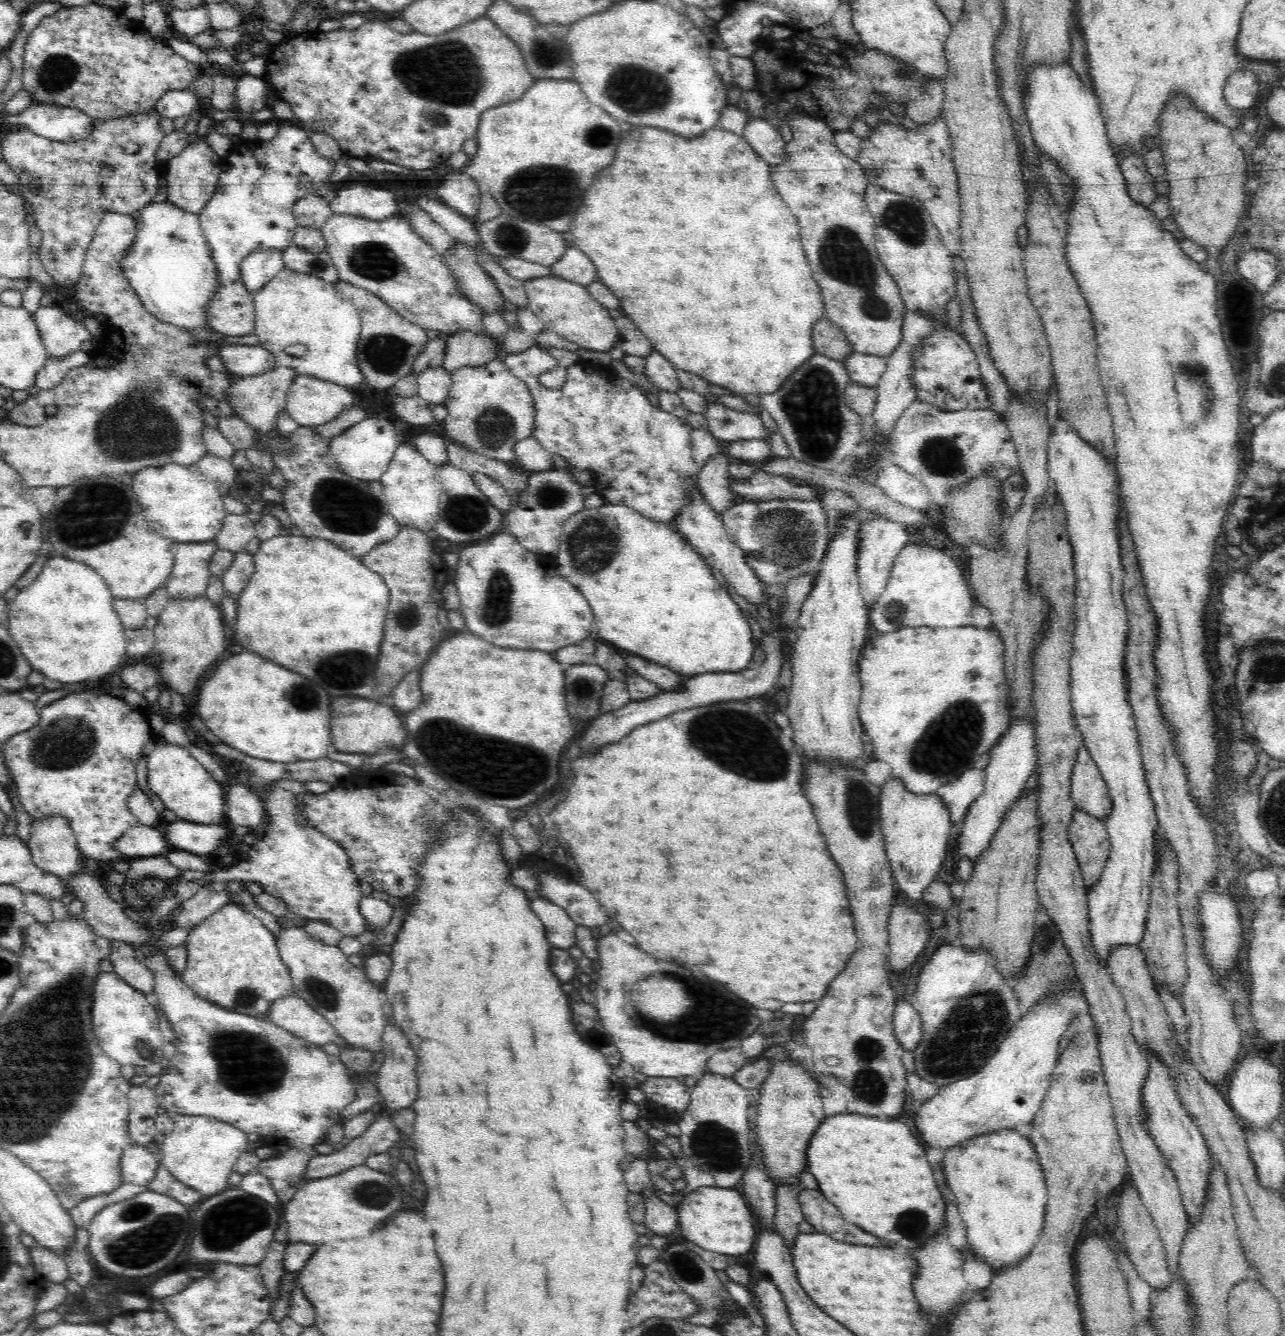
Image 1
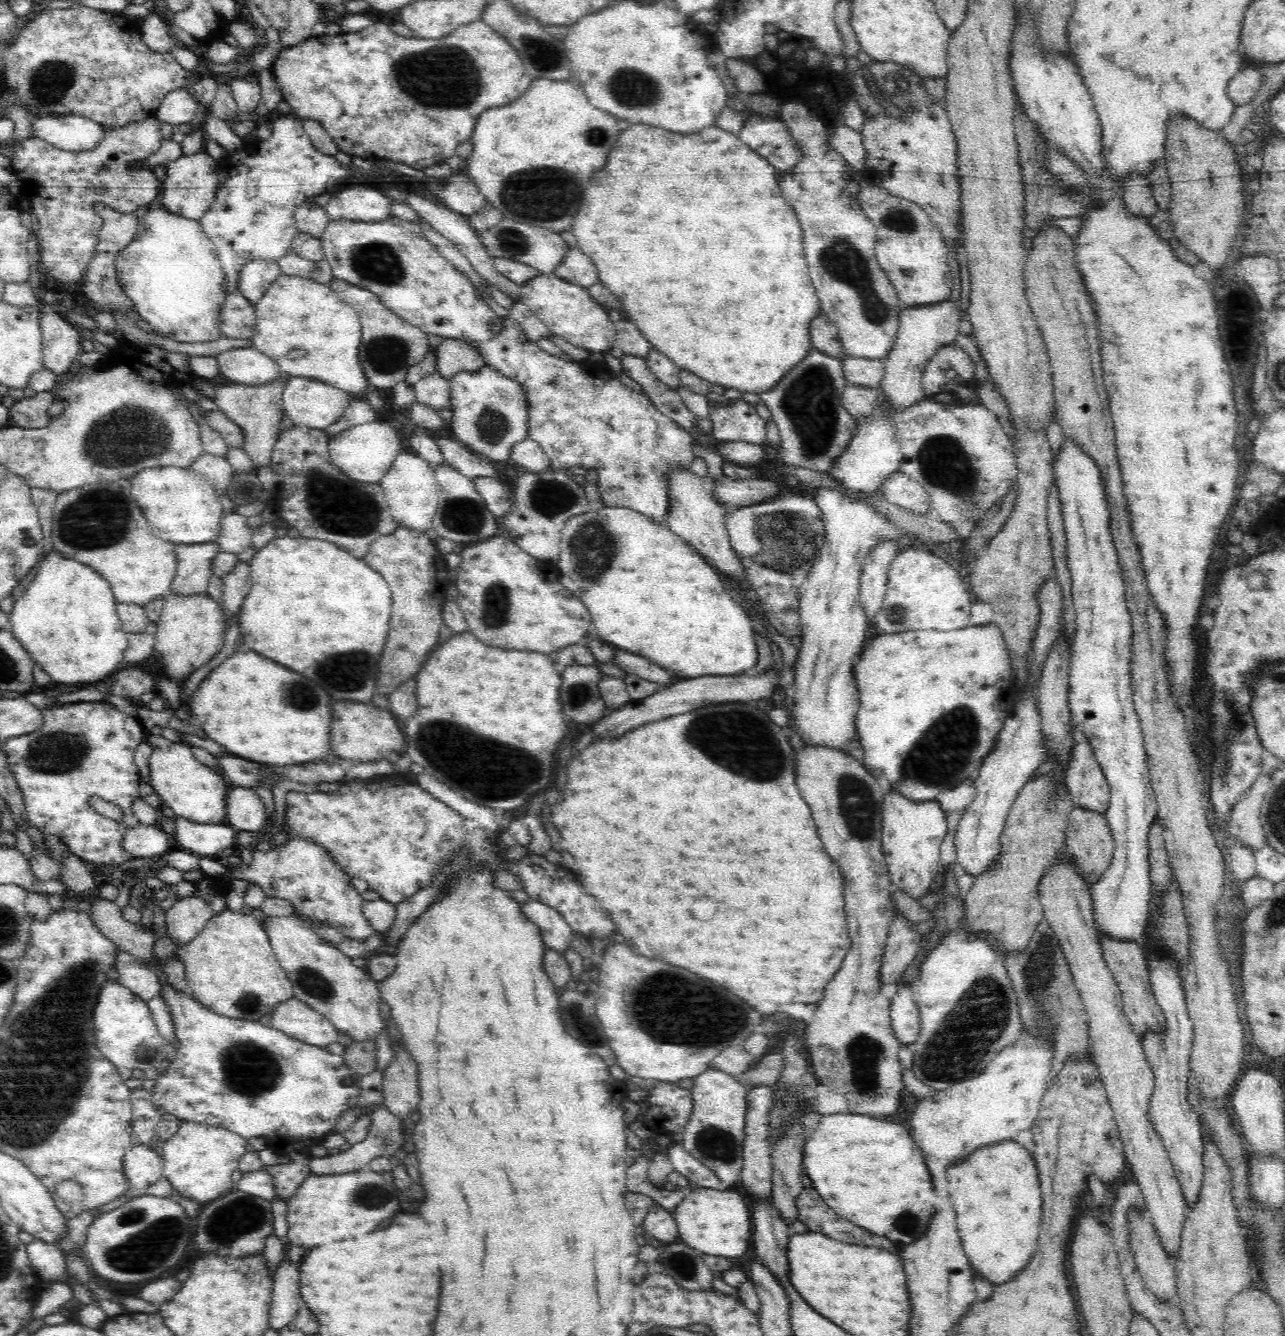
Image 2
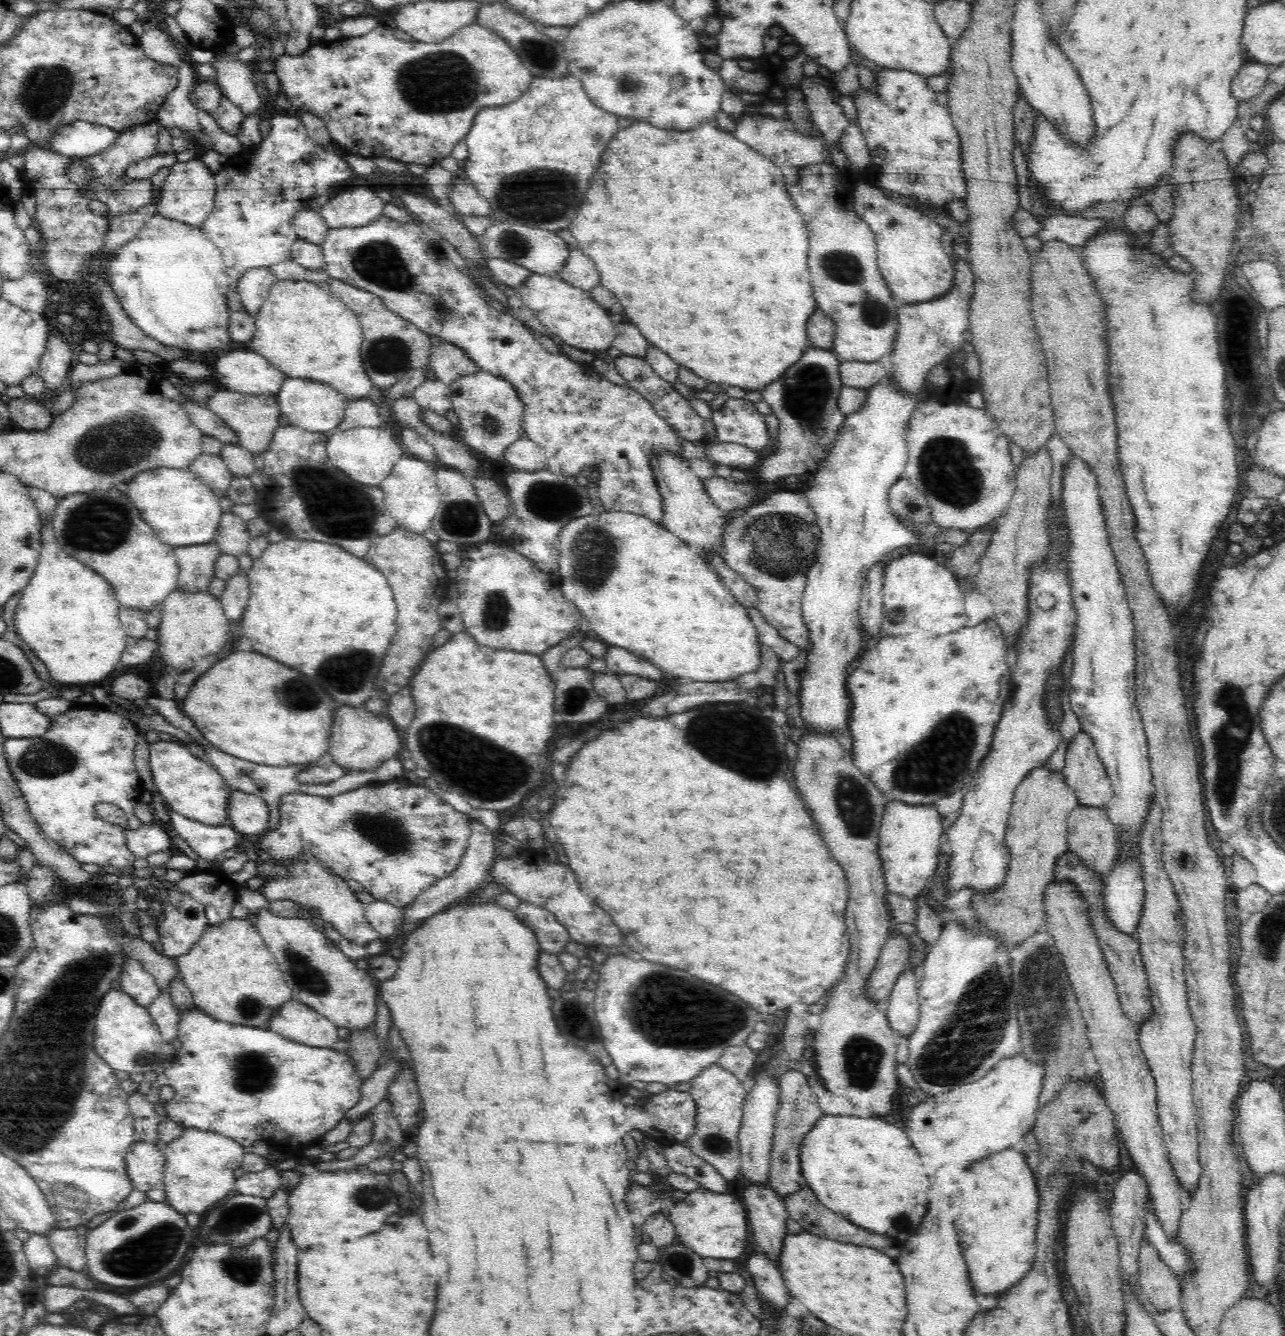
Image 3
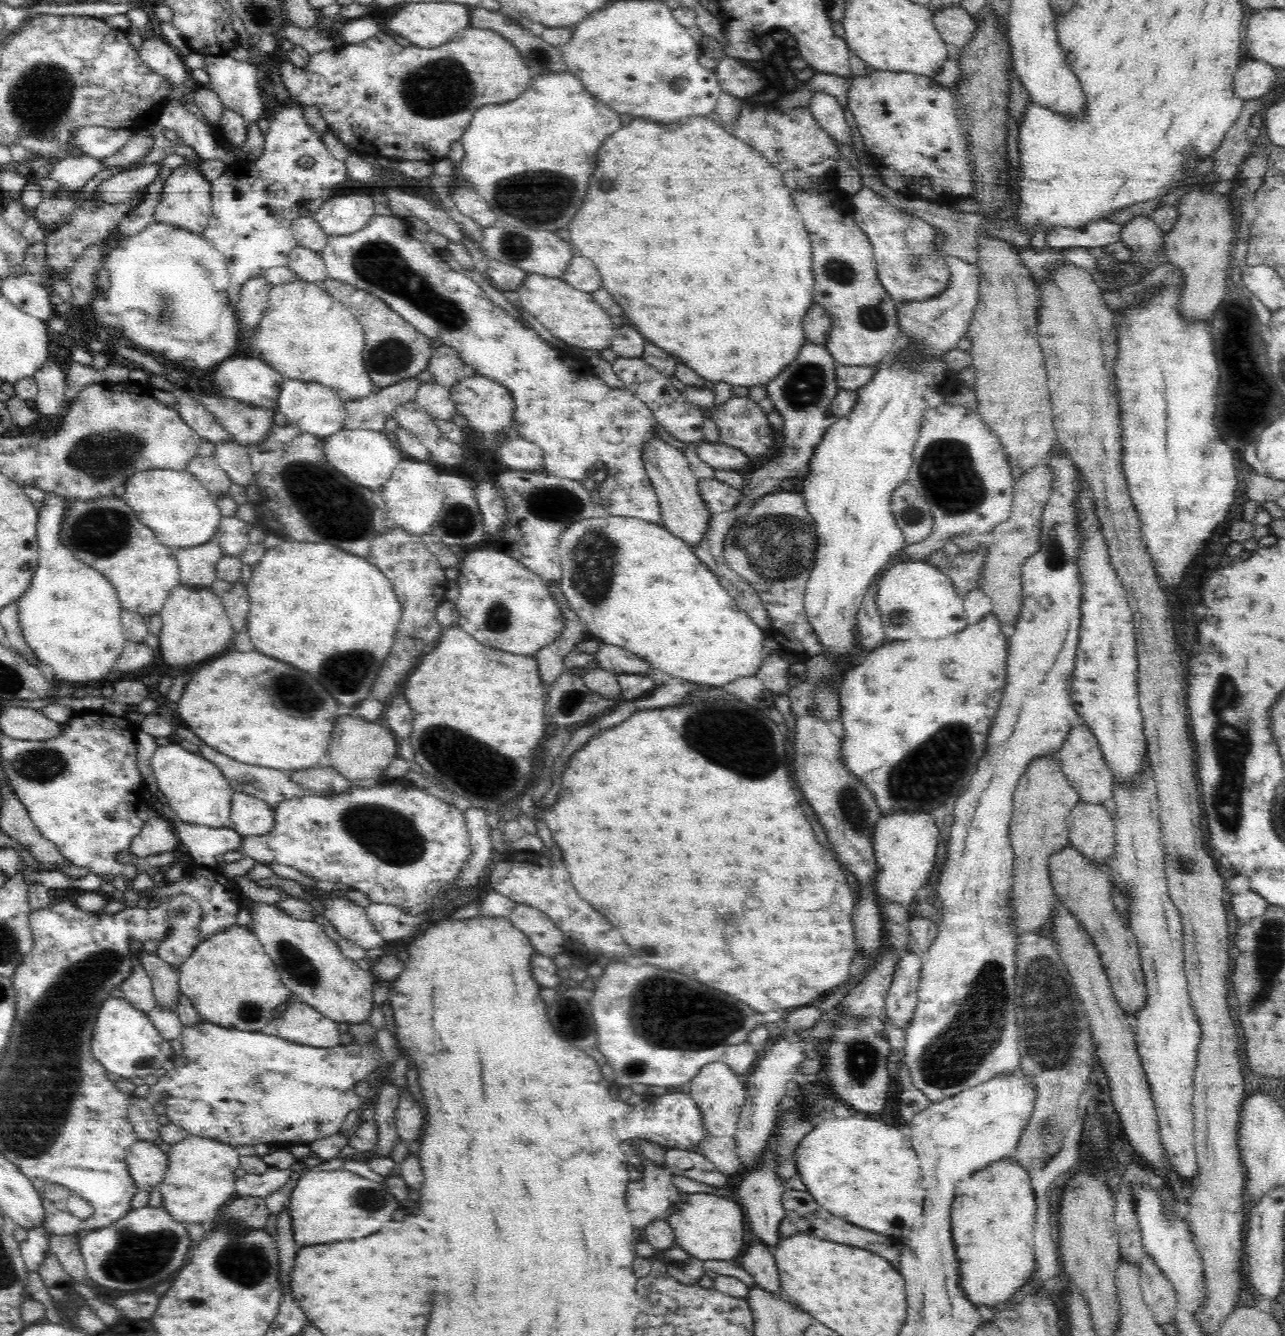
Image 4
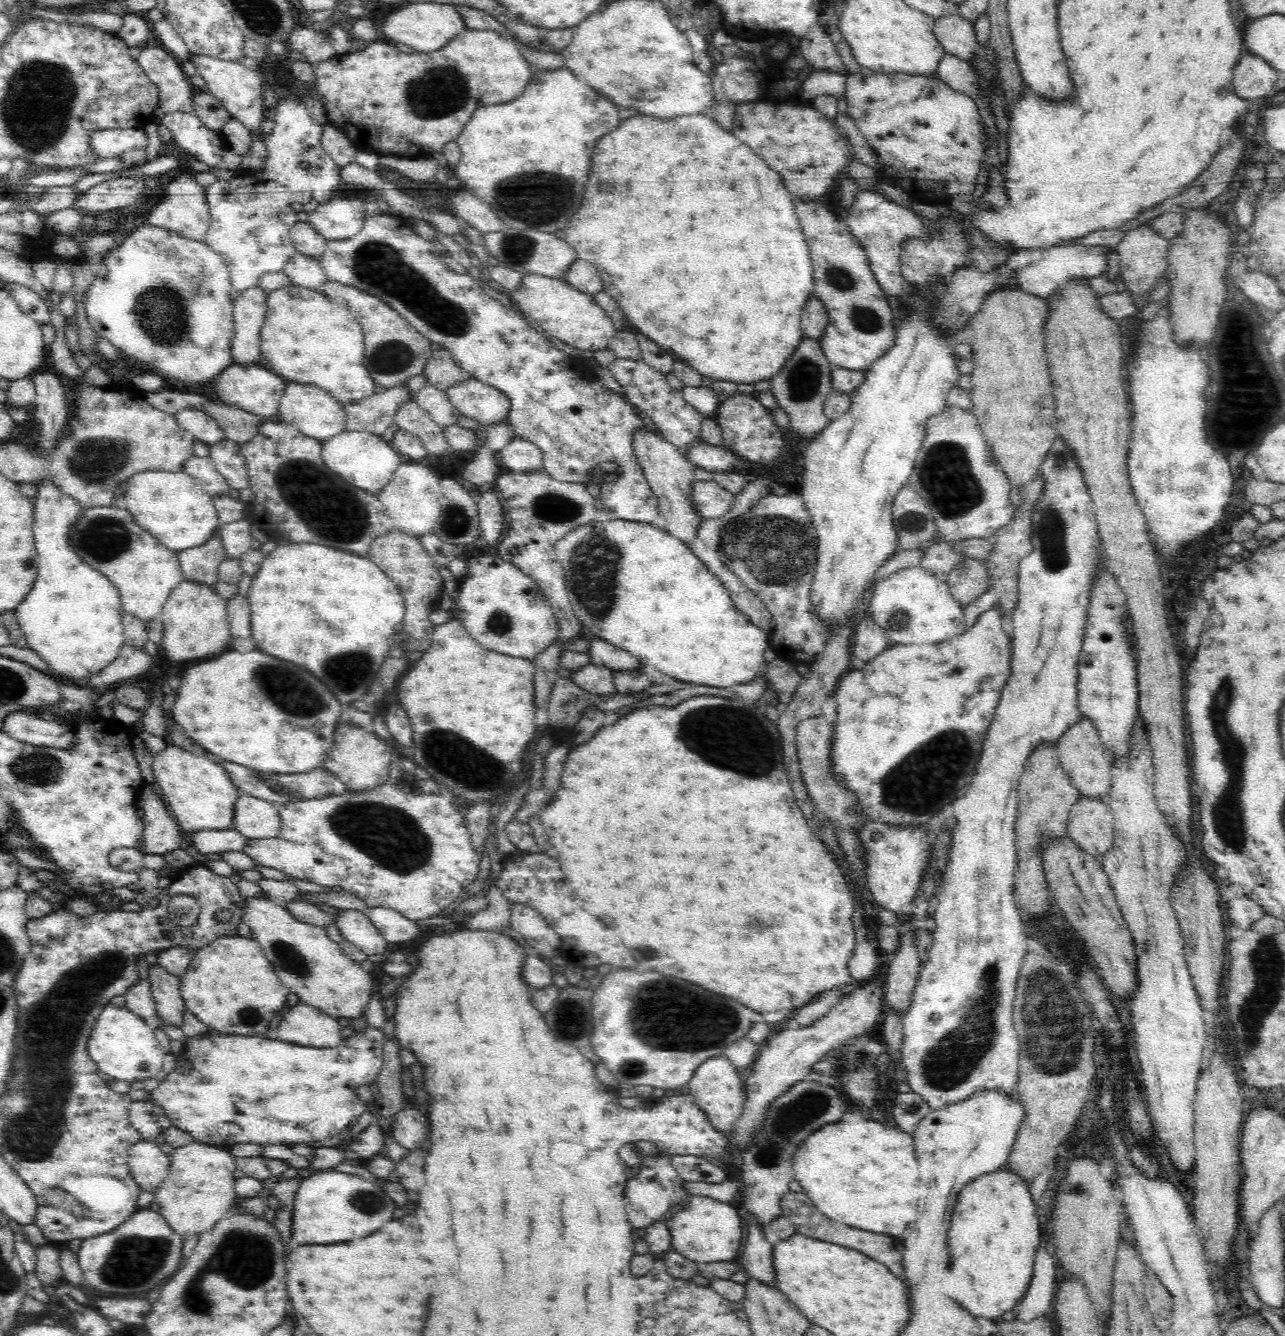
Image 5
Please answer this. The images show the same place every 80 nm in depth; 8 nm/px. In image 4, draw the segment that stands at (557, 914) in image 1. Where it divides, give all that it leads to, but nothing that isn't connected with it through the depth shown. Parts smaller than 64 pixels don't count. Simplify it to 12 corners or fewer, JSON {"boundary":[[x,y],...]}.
{"boundary":[[517,903],[508,919],[548,957],[565,952],[562,931]]}

